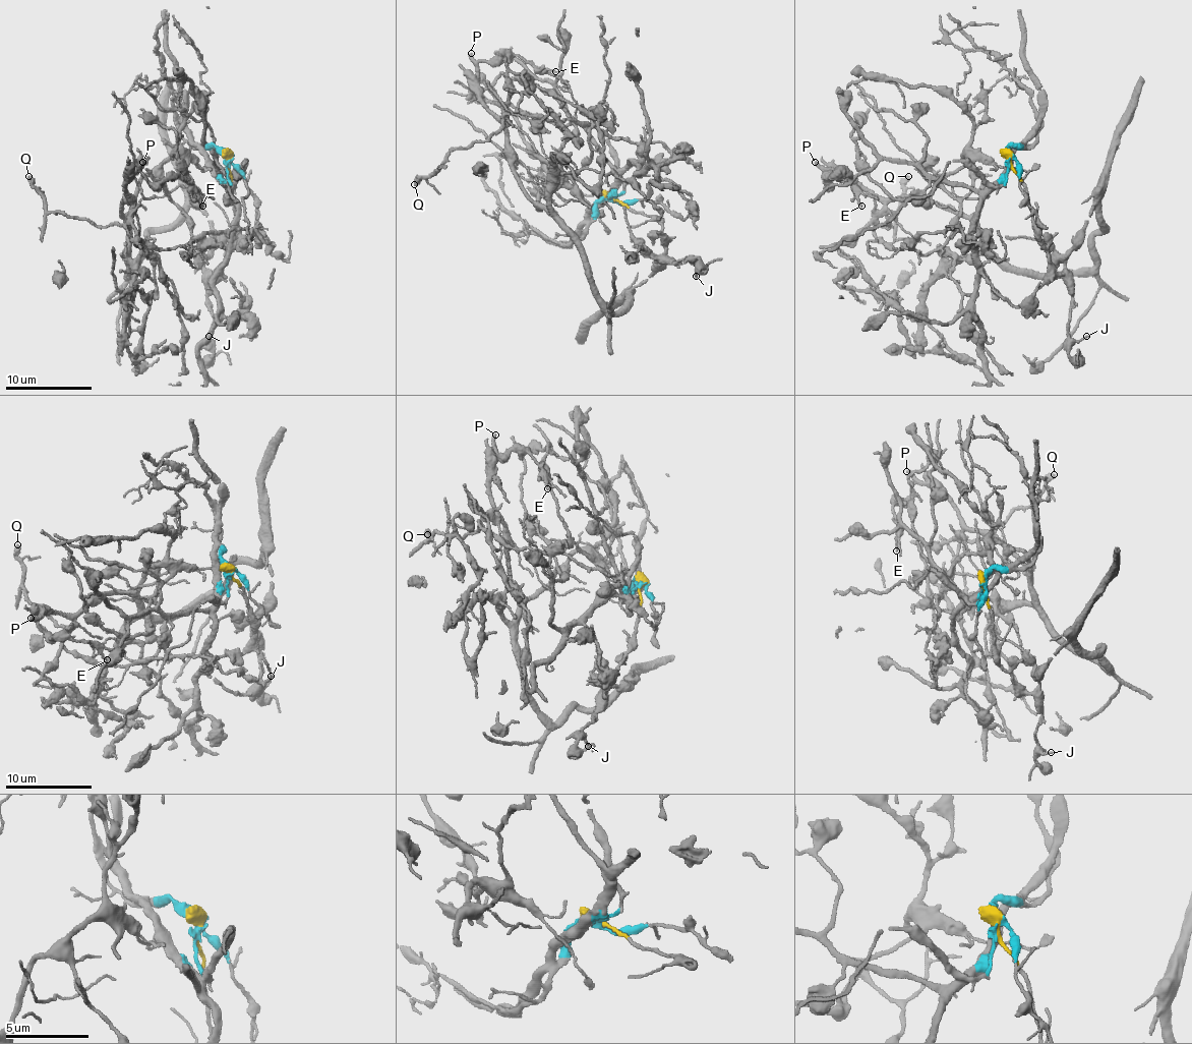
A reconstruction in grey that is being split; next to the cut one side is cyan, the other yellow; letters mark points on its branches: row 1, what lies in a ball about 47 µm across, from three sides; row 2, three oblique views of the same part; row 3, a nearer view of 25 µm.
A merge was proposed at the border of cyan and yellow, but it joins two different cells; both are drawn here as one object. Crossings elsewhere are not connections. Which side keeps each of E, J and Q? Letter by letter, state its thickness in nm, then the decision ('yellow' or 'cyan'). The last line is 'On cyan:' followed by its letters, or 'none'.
E: calibre 170 nm; yellow
J: calibre 140 nm; yellow
Q: calibre 400 nm; cyan
On cyan: Q

